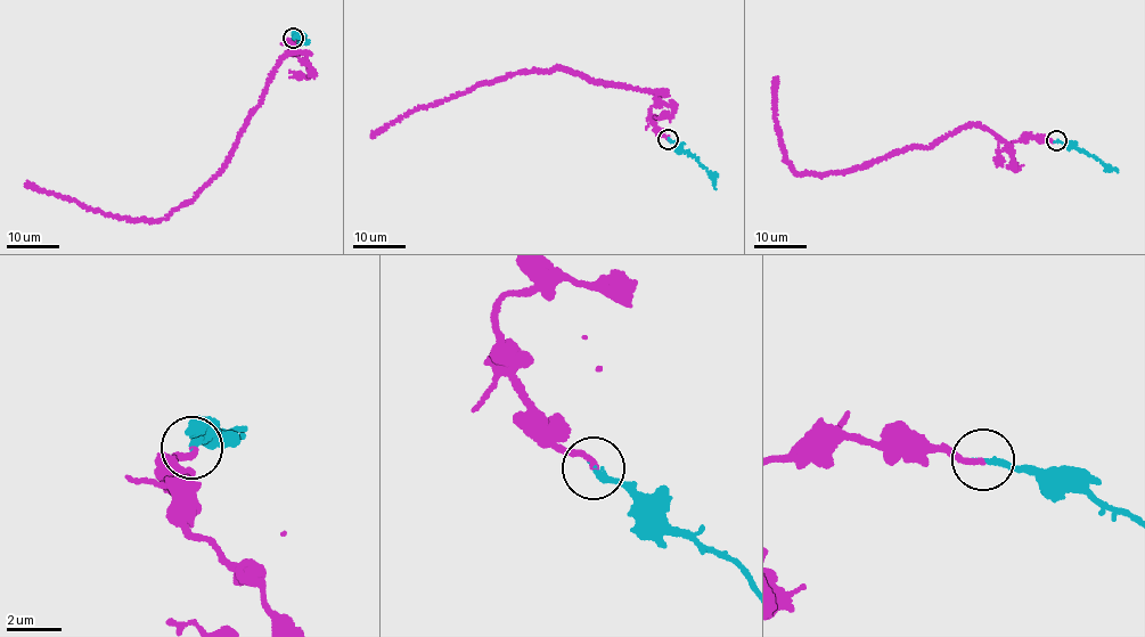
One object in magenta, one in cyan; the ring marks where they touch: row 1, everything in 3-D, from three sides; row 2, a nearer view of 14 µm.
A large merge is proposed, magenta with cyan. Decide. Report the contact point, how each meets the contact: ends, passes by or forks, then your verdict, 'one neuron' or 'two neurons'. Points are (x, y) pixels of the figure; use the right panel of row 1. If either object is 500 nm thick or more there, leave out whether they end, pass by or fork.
place (1056, 140); magenta ends; cyan ends; one neuron

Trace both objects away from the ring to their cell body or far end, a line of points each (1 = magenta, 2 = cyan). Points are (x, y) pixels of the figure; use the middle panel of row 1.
1: (669, 139), (649, 113), (655, 92), (590, 82), (561, 67), (474, 86), (400, 116), (370, 137)
2: (669, 139), (696, 158), (710, 173), (716, 189)

